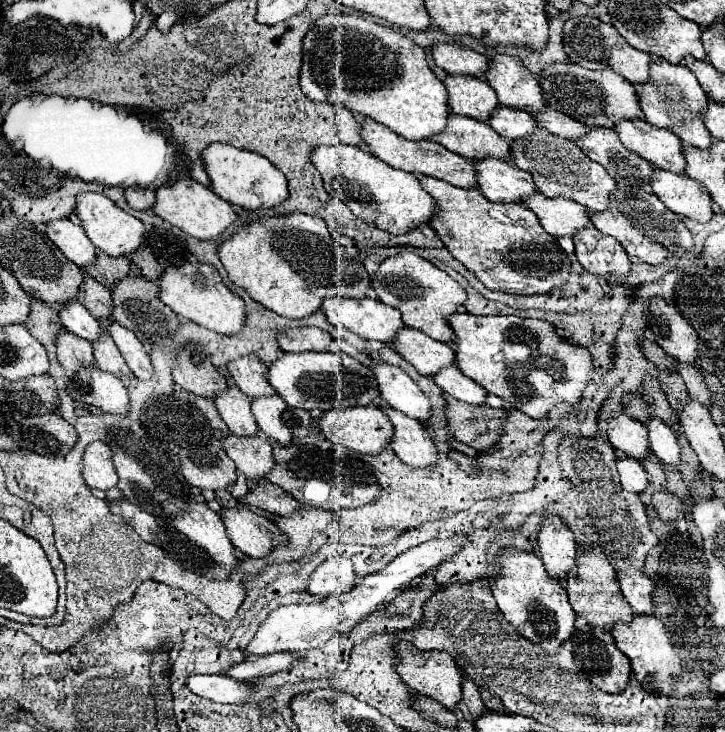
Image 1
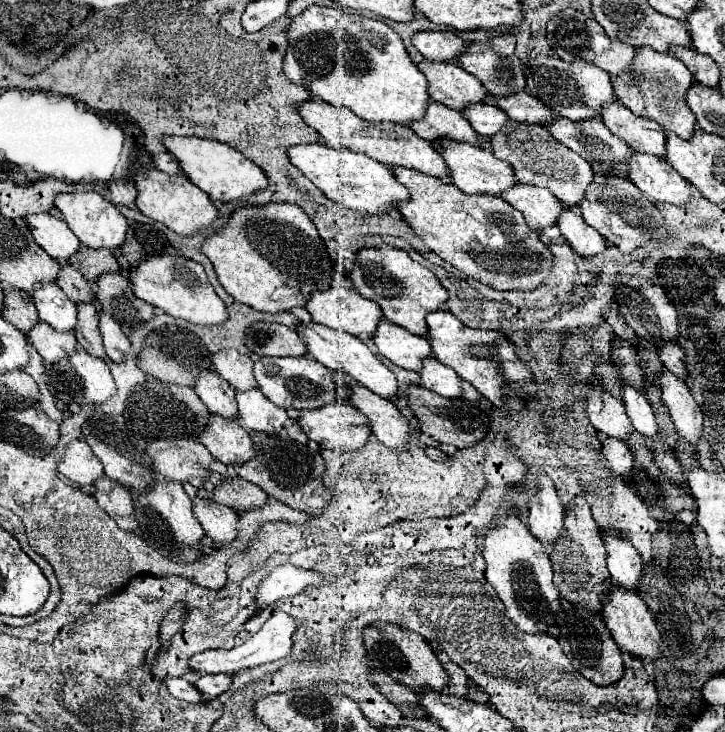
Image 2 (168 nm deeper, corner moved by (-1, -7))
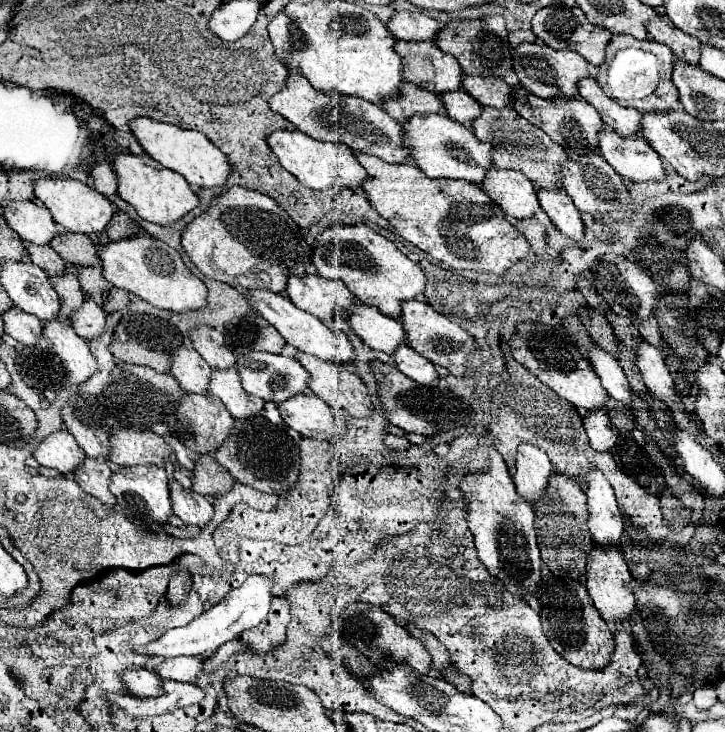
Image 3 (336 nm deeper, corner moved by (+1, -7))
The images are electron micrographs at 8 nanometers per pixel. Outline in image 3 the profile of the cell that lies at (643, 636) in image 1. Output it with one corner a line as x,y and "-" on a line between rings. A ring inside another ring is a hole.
594,547
588,555
588,565
586,565
586,587
588,593
594,601
594,607
600,611
604,621
612,621
612,623
622,623
622,621
630,621
632,615
636,613
636,597
634,591
630,587
630,571
628,565
622,557
622,553
618,549
600,549

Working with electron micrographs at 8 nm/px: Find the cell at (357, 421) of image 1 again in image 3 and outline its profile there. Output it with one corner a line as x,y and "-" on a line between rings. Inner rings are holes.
296,395
290,401
278,405
284,423
298,431
302,437
328,441
334,435
344,433
346,421
338,419
320,397
316,395

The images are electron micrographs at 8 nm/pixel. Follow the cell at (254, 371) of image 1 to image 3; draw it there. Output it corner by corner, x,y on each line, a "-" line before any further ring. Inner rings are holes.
200,325
192,331
194,349
206,359
212,369
234,369
236,355
224,345
224,335
212,327

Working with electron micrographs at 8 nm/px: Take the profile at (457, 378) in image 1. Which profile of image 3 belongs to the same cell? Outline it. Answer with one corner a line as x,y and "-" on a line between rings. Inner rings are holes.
400,345
398,351
394,353
394,361
398,365
398,369
410,377
412,381
420,383
420,385
426,385
426,387
436,387
438,385
438,371
436,367
428,361
428,359
422,359
412,347
408,345

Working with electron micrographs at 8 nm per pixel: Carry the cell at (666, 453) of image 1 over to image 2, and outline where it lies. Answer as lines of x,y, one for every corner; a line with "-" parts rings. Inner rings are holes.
622,381
622,403
626,407
626,415
630,417
634,429
644,437
652,439
658,433
658,425
654,413
646,401
646,397
636,391
628,381

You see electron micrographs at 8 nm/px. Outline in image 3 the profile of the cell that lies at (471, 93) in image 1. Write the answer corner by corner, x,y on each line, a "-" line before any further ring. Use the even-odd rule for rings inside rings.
396,41
394,49
402,57
406,81
436,95
462,89
464,71
460,63
452,55
440,51
434,43

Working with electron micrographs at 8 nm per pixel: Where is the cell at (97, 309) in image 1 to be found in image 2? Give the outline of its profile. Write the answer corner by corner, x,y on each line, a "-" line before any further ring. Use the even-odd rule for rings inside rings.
58,261
60,263
60,271
56,281
60,283
60,287
64,289
64,293
76,303
76,301
88,301
92,303
94,299
94,289
90,289
88,281
68,263
68,261

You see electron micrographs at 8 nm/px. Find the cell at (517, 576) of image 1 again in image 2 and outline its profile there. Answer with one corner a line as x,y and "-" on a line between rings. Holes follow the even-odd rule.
508,511
502,525
484,535
482,555
486,559
486,579
504,601
506,617
524,631
546,633
548,625
556,623
556,613
560,609
560,591
552,581
554,571
548,549
530,533
528,525
514,511

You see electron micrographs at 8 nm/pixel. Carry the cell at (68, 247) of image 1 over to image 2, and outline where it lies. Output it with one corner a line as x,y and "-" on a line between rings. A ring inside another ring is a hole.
50,213
26,215
26,223
34,241
54,259
68,261
80,247
78,237
56,215

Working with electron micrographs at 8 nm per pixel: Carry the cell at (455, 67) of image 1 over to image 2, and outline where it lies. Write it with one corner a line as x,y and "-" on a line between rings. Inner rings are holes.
420,31
412,35
412,45
432,61
452,61
466,49
466,43
452,31

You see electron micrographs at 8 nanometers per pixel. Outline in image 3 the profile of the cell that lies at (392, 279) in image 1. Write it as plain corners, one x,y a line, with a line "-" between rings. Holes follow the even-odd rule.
332,225
328,231
316,237
316,249
312,257
312,263
322,277
344,283
360,299
360,303
376,307
382,315
398,321
402,321
402,303
420,297
426,287
422,269
402,251
398,251
390,239
366,225

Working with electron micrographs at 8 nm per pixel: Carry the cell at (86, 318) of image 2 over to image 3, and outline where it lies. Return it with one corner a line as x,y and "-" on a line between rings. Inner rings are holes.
64,273
60,277
52,277
50,283
54,285
54,289
62,301
62,309
60,309
58,319
70,321
72,313
76,313
80,309
80,305
84,303
84,293
82,293
82,287
78,285
78,277
72,273

